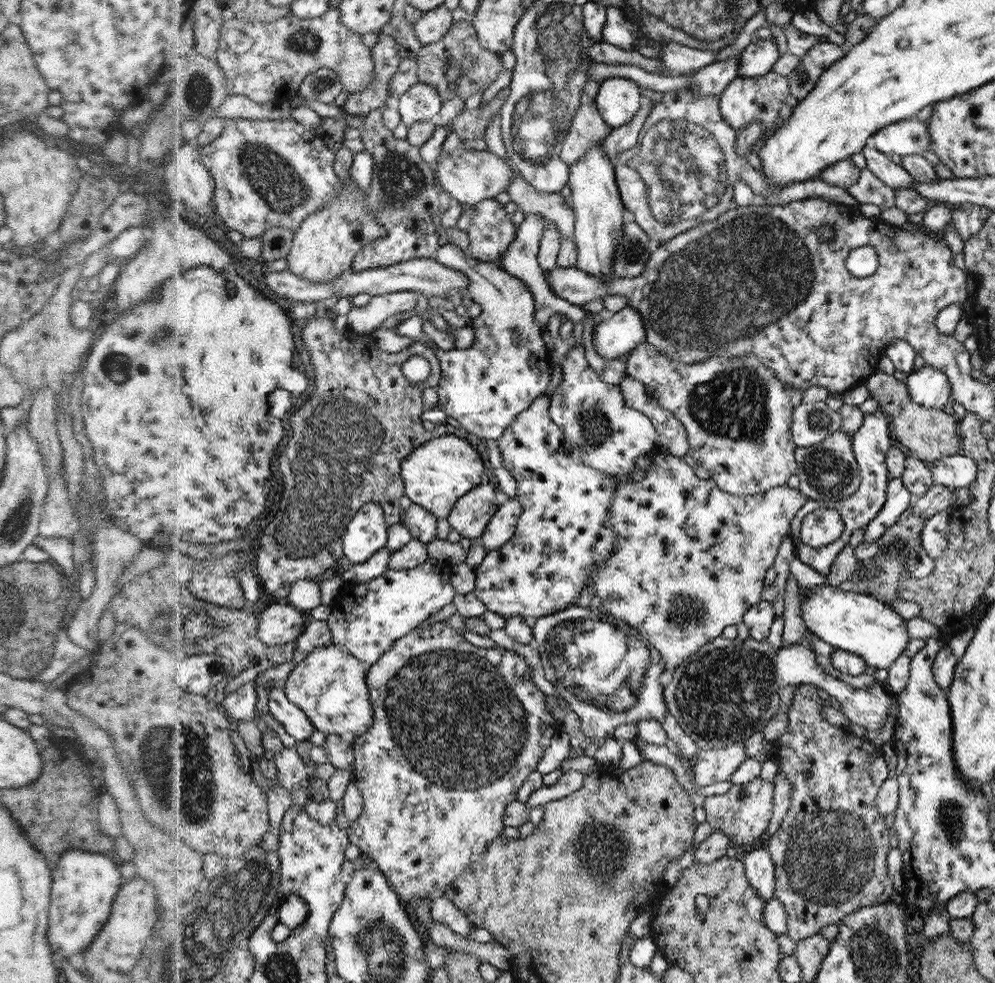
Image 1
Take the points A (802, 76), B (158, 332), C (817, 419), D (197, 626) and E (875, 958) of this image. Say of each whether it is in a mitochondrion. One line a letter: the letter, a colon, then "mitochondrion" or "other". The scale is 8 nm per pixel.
A: mitochondrion
B: mitochondrion
C: mitochondrion
D: mitochondrion
E: mitochondrion

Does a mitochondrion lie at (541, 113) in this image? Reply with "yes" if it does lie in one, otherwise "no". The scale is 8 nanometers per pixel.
yes

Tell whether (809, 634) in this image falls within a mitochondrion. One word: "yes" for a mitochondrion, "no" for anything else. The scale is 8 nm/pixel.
no

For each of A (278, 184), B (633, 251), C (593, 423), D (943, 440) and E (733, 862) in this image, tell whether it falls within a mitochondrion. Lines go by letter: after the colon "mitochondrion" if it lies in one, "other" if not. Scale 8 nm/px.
A: mitochondrion
B: mitochondrion
C: mitochondrion
D: other
E: other

